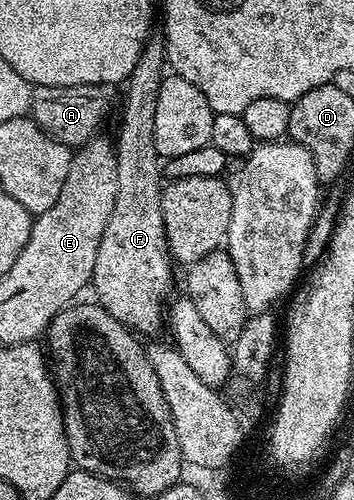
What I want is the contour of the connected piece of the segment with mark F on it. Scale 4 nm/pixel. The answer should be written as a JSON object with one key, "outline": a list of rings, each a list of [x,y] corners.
{"outline":[[[161,32],[150,33],[143,52],[139,52],[139,60],[135,60],[135,68],[131,68],[129,77],[123,83],[125,99],[121,102],[121,127],[117,130],[117,138],[115,137],[119,192],[115,192],[115,208],[111,208],[111,218],[107,220],[107,228],[103,228],[103,236],[99,240],[99,252],[95,256],[91,283],[91,290],[97,293],[95,298],[99,305],[107,312],[111,312],[115,320],[119,320],[141,336],[153,334],[160,326],[162,329],[166,325],[167,299],[170,297],[169,289],[173,286],[173,269],[175,269],[173,255],[169,253],[167,236],[163,228],[161,211],[163,166],[155,148],[155,103],[159,100],[159,84],[166,70],[165,35]]]}

